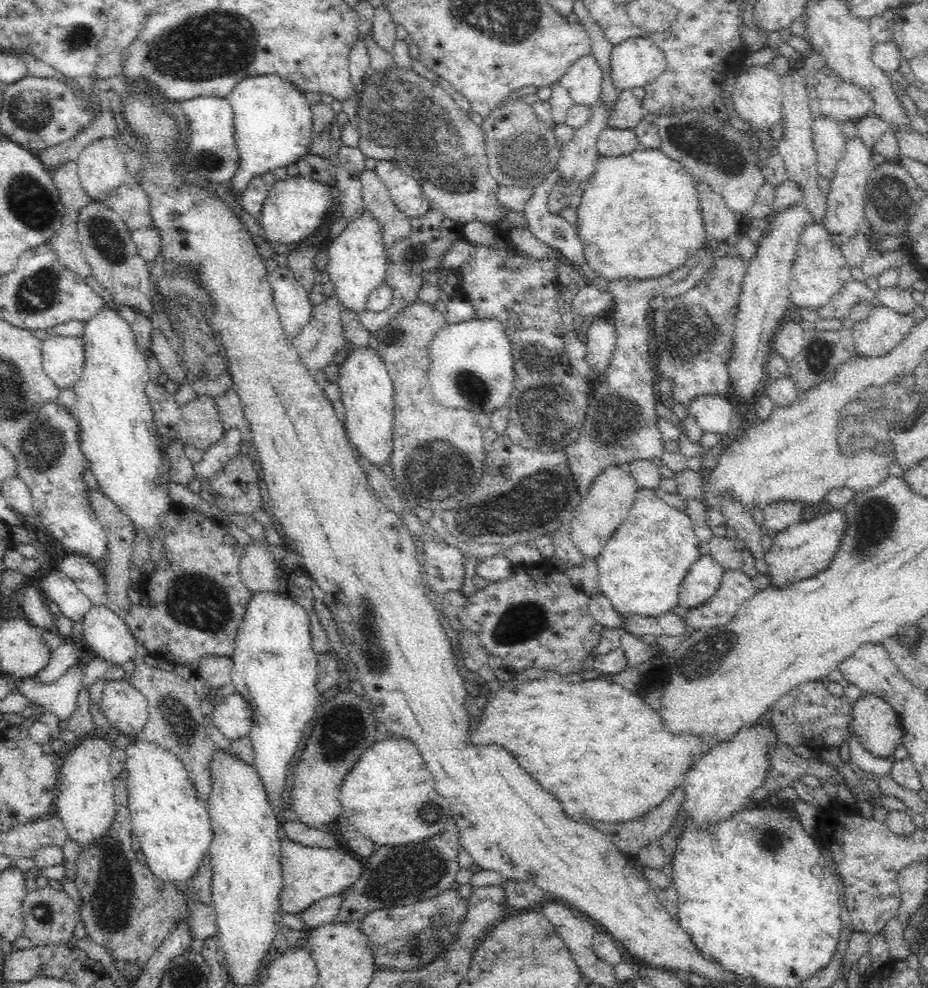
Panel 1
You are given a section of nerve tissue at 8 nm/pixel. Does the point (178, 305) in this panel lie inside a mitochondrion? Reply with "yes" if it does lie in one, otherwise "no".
yes

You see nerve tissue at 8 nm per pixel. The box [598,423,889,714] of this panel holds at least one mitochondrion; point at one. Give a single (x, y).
(696, 663)

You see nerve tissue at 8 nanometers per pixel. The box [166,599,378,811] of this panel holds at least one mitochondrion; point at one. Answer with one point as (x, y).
(341, 734)

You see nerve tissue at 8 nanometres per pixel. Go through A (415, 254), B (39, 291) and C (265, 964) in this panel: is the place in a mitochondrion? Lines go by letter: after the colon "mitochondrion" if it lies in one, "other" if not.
A: mitochondrion
B: mitochondrion
C: other

